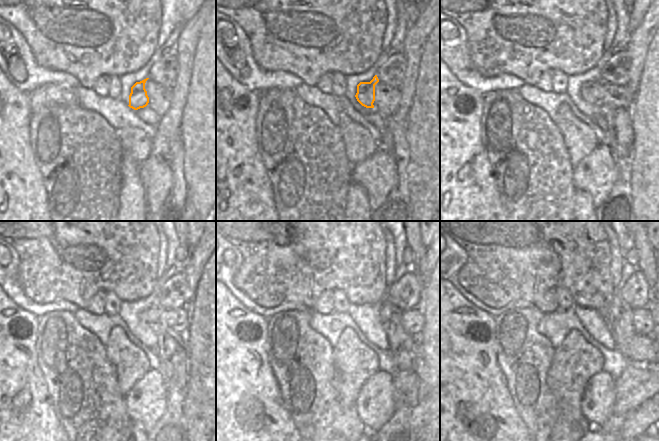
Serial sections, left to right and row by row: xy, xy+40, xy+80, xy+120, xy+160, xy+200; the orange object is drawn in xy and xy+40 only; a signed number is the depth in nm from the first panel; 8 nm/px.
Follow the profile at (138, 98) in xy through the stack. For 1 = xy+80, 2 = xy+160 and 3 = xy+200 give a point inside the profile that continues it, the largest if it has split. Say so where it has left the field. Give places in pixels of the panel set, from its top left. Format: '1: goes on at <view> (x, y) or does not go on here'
1: goes on at xy+80 (592, 92)
2: goes on at xy+160 (387, 310)
3: goes on at xy+200 (615, 308)

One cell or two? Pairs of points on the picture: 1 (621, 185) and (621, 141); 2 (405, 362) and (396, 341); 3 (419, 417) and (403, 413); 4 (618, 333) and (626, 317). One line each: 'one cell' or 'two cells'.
1: one cell
2: one cell
3: two cells
4: one cell

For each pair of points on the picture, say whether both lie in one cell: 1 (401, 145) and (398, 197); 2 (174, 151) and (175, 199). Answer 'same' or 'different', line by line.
1: same
2: same

